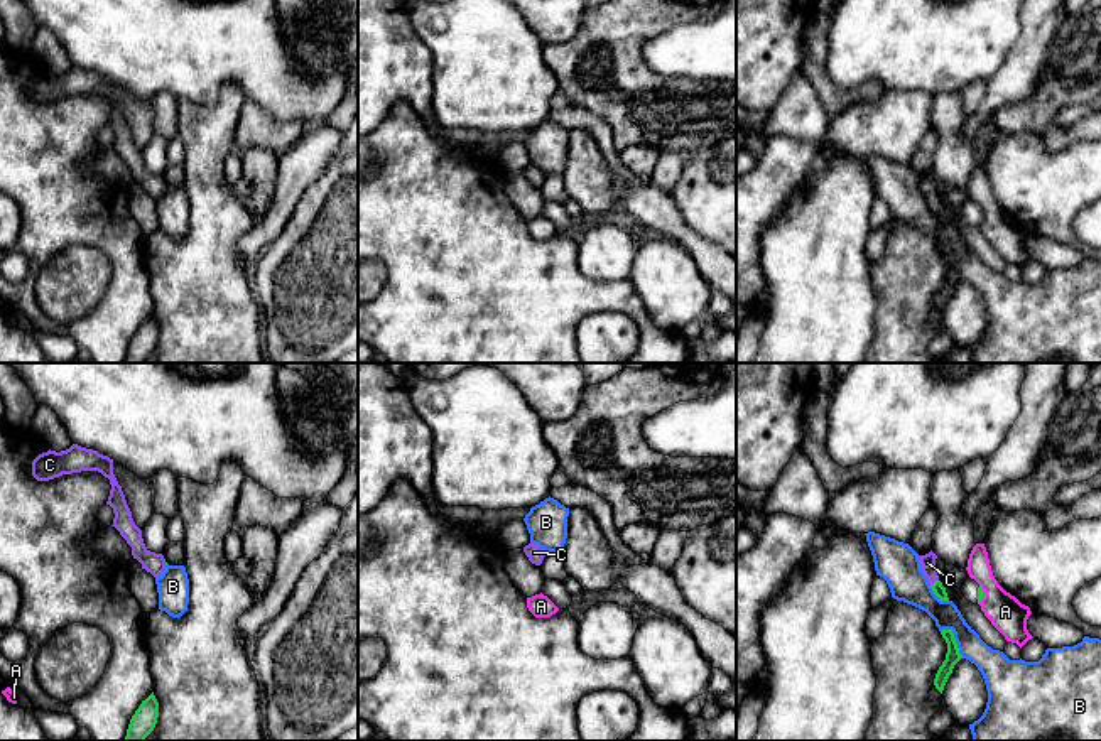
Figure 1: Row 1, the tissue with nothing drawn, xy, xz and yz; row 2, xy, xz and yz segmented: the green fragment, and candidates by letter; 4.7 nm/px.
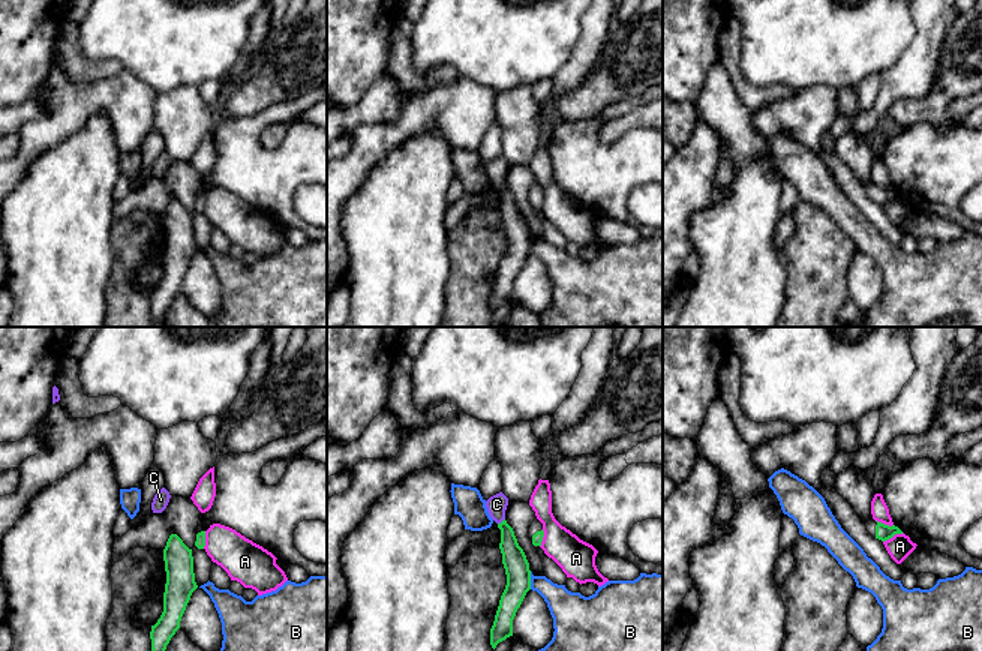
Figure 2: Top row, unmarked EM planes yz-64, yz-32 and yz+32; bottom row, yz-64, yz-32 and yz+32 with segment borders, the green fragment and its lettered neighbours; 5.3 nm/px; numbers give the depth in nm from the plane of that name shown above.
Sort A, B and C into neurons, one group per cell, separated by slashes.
A / B / C

